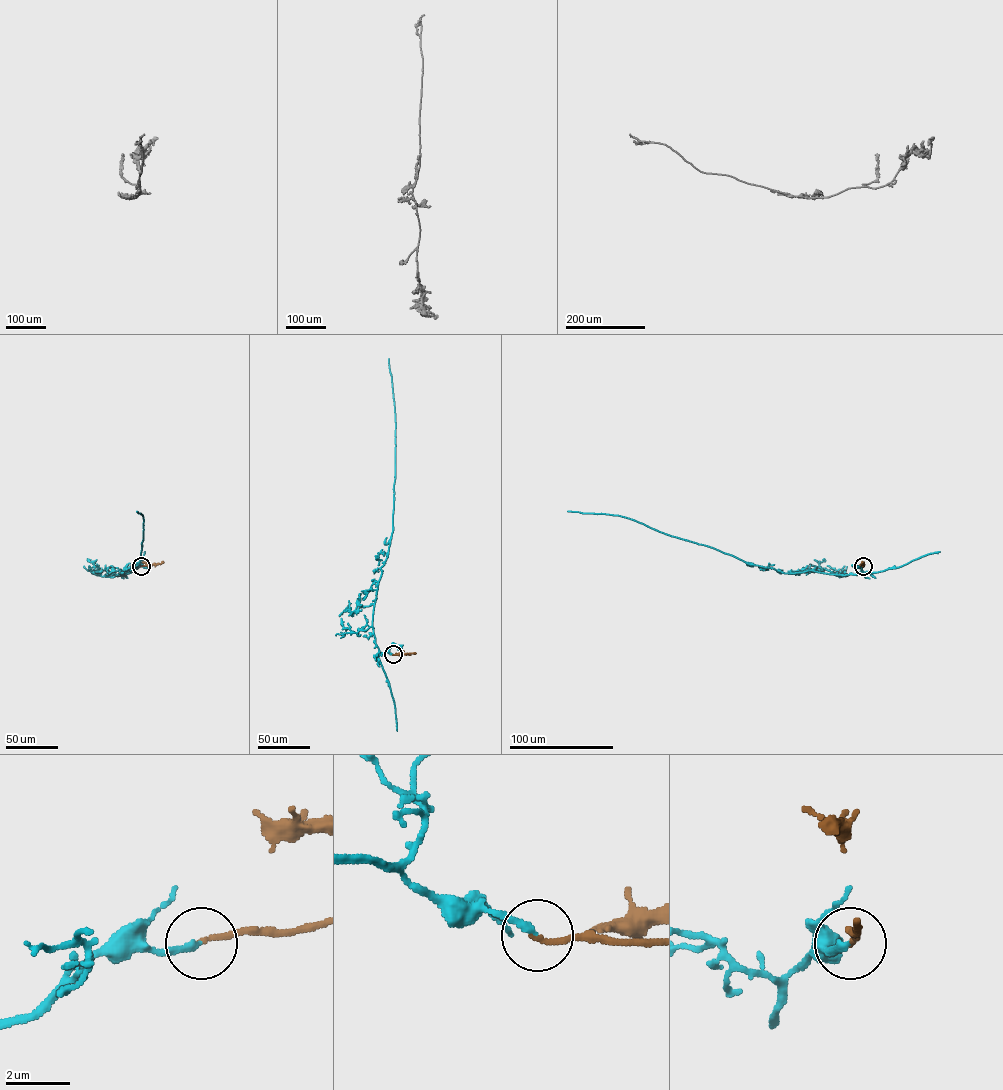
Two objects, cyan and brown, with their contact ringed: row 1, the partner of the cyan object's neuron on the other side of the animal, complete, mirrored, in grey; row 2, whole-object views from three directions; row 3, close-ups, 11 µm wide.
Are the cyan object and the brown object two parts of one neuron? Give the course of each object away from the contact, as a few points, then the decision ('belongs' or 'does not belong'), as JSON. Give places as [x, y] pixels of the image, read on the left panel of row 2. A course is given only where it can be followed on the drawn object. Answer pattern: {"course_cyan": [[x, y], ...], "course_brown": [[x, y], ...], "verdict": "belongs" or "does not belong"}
{"course_cyan": [[141, 566], [120, 574], [122, 570], [128, 573], [141, 559], [144, 520], [136, 511]], "course_brown": [[141, 566], [163, 561]], "verdict": "belongs"}

